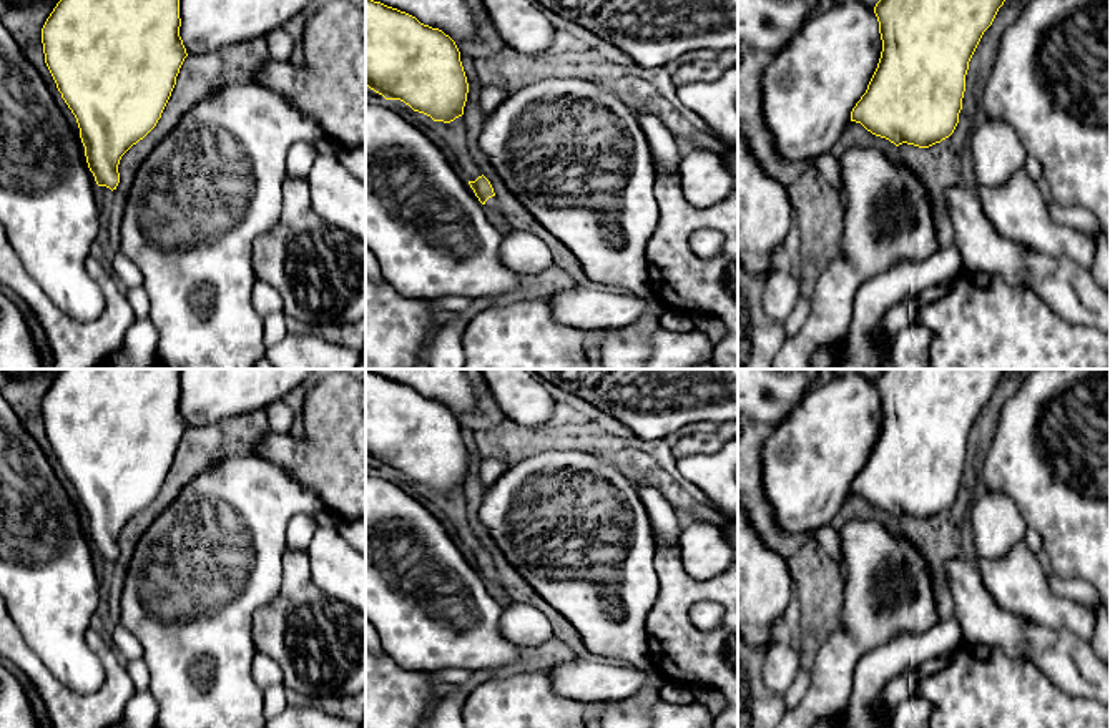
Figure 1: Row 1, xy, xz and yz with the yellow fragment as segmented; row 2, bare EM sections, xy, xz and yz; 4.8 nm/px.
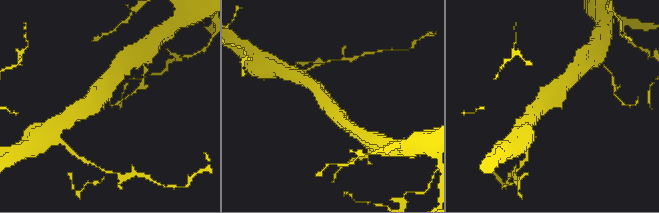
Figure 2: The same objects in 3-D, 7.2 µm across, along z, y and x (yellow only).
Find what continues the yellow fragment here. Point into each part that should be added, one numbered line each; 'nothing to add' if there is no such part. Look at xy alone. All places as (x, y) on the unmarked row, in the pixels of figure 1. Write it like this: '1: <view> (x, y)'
nothing to add

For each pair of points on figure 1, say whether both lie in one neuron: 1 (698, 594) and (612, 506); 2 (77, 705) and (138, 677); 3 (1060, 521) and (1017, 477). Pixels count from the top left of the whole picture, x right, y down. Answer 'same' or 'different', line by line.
1: different
2: different
3: same

